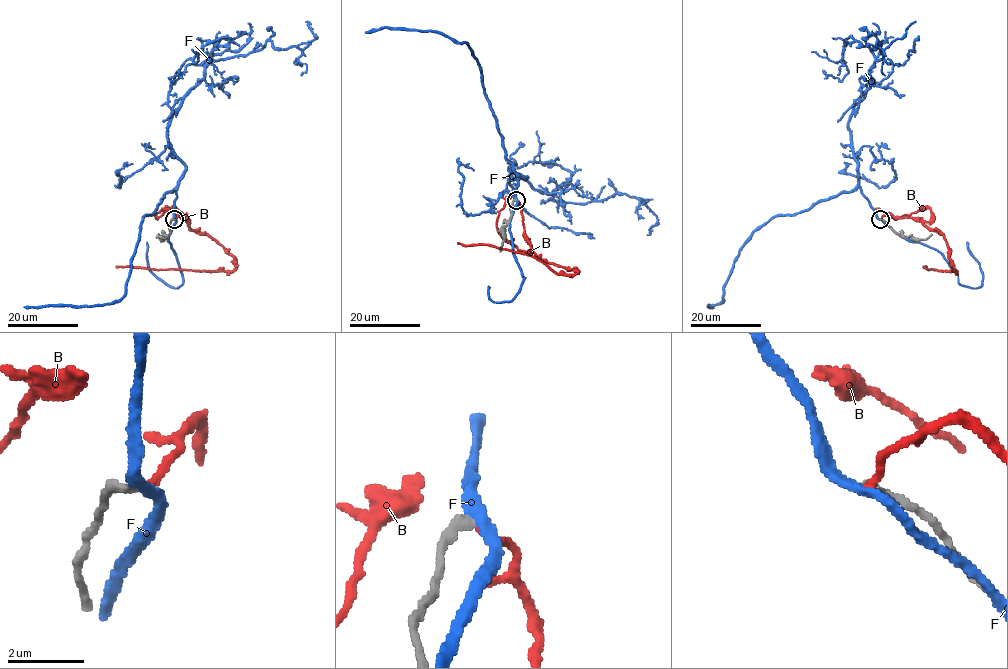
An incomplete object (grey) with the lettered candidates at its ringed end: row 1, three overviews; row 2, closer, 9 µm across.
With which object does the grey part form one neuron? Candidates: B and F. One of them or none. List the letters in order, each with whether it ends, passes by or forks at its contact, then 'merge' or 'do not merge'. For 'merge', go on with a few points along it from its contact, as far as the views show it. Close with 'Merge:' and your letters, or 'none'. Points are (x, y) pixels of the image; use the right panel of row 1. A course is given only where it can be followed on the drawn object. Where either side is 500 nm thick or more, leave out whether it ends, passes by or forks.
B: it ends; merge; course (880, 219), (888, 213), (898, 217), (918, 218), (943, 235), (954, 271), (923, 267)
F: it passes by; do not merge
Merge: B

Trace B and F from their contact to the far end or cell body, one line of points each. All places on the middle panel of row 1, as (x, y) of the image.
B: (515, 200), (534, 252), (576, 274), (556, 274), (517, 252), (457, 242)
F: (514, 199), (517, 181), (527, 178), (512, 168), (565, 202), (637, 197), (656, 217), (647, 235)

